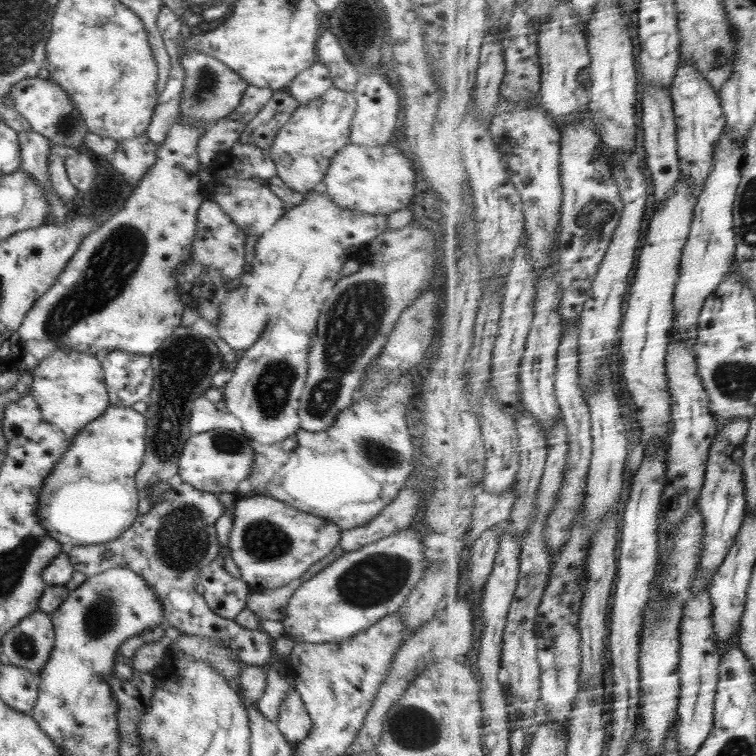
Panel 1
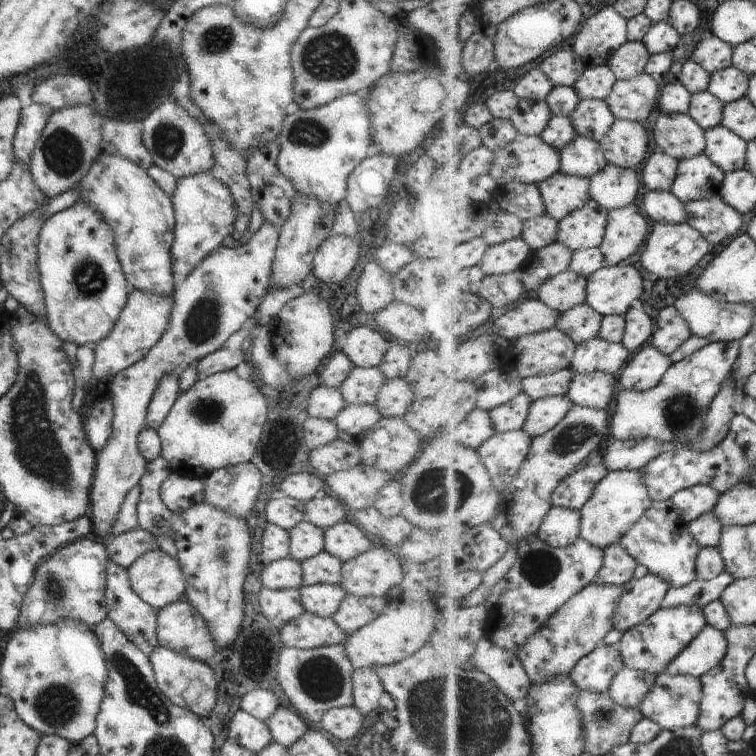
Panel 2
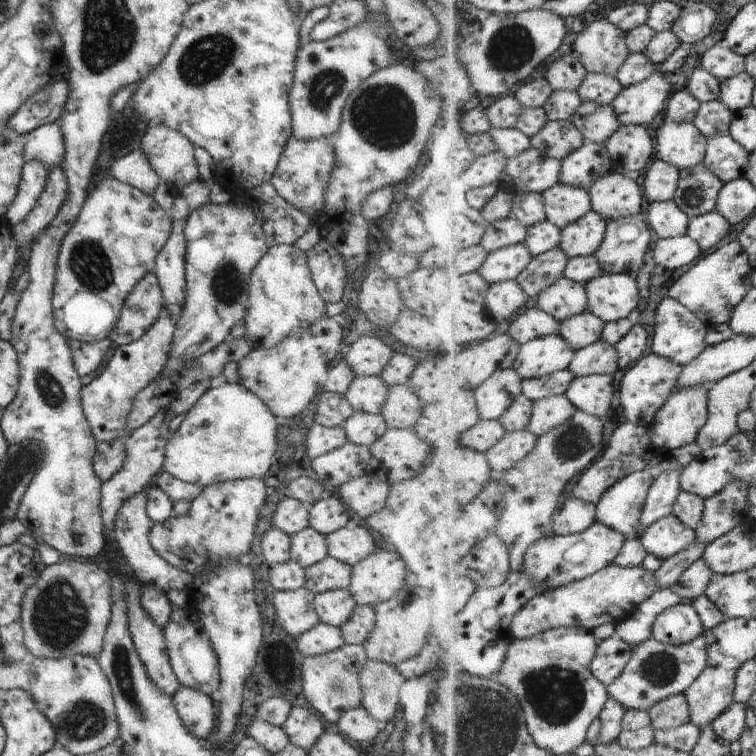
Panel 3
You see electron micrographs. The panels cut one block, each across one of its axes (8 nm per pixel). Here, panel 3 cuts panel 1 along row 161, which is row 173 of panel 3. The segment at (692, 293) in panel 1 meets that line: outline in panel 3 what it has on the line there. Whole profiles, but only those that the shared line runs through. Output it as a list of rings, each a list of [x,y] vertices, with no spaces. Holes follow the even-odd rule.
[[[719,134],[709,137],[705,163],[728,184],[749,174],[751,152],[731,134]]]

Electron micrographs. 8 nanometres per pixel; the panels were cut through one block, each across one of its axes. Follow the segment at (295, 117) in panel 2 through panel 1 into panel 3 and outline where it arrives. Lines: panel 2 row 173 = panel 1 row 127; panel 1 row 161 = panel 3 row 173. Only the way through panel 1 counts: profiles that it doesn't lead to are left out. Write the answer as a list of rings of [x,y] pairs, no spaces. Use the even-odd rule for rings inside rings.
[[[294,137],[289,139],[270,183],[288,204],[293,204],[294,208],[309,216],[312,222],[319,222],[324,214],[324,190],[330,182],[336,162],[336,156],[330,148],[332,139],[331,137],[322,140],[296,140]]]

